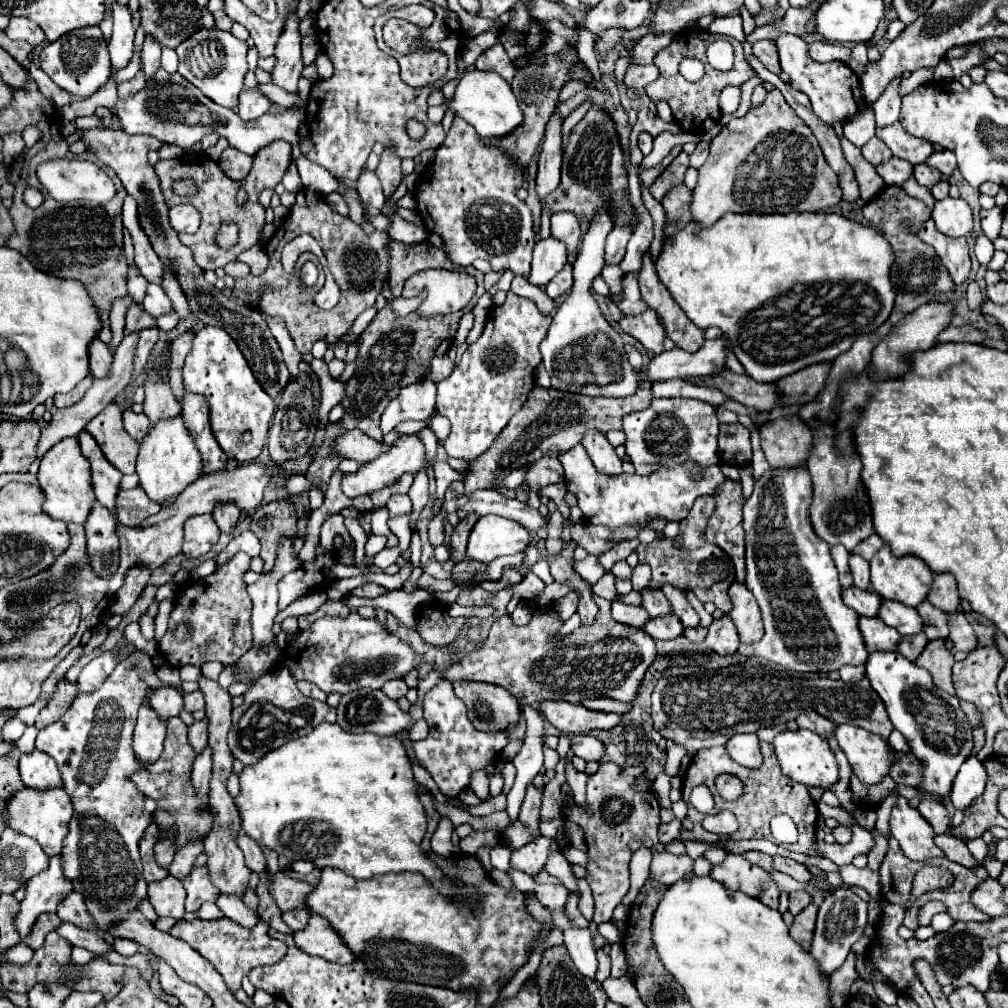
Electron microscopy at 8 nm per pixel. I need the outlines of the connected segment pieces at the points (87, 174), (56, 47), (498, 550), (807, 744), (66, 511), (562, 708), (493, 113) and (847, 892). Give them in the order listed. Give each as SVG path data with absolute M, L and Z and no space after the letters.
M54 159L38 165L38 179L46 187L46 191L60 203L70 203L78 199L88 199L96 203L106 203L114 197L114 183L96 163L84 159Z
M98 27L74 29L54 43L46 43L40 53L40 69L64 91L76 97L94 95L110 77L110 55Z
M486 515L480 517L468 539L468 557L488 565L500 555L516 555L532 545L530 533L518 521Z
M798 729L798 731L784 731L776 735L774 739L774 749L782 767L782 773L806 787L832 787L838 781L838 763L834 757L834 751L830 749L828 741L822 739L820 735Z
M66 437L62 441L58 441L44 457L42 457L42 463L40 463L40 471L38 471L38 481L40 481L40 487L46 495L46 501L44 501L44 511L52 517L52 519L58 519L58 521L64 521L64 523L78 523L78 525L84 525L92 507L94 507L94 501L96 501L96 495L92 491L92 477L90 477L90 461L82 455L80 451L80 443L76 437Z
M546 701L540 703L542 715L562 733L590 733L594 729L612 729L622 721L618 713L600 713L590 711L582 705L574 705L568 701Z
M470 71L466 73L456 89L454 99L448 105L454 115L466 119L480 137L484 139L502 139L506 135L510 135L516 127L522 125L522 111L518 107L518 101L512 93L512 87L500 79L500 75L496 75L494 71Z
M848 887L836 889L824 899L824 903L818 911L814 941L812 941L812 949L810 949L814 959L820 961L822 971L832 973L834 969L838 969L844 963L844 959L850 953L850 947L864 933L866 923L868 923L868 905L852 889L848 889Z

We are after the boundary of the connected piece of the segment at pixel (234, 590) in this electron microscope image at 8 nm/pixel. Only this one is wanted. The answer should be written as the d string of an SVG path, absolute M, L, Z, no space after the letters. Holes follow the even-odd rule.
M236 553L230 563L222 565L216 573L186 583L176 595L176 607L170 613L168 633L158 643L160 653L172 667L184 665L202 665L206 661L218 659L224 665L236 663L246 651L250 651L252 643L252 629L250 629L250 613L252 601L246 593L244 573L250 569L250 557L246 553ZM186 623L190 633L184 639L174 637L174 629Z

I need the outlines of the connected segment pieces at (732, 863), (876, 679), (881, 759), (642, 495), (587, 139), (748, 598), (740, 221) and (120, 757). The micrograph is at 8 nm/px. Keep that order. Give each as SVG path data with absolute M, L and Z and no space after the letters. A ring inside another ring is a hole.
M730 853L724 863L712 867L712 879L722 883L730 895L734 891L742 891L754 899L760 899L770 909L778 909L780 891L770 873L746 861L742 855Z
M872 653L866 663L866 677L884 701L892 725L906 737L910 753L922 763L922 783L916 787L920 796L912 797L909 805L916 808L926 793L940 799L950 797L956 773L960 765L970 757L974 747L974 727L970 727L966 715L962 713L960 701L954 695L934 687L930 673L900 653Z
M840 725L836 729L836 739L854 775L864 785L880 783L894 765L894 749L886 739L852 725Z
M578 443L568 453L558 457L564 465L566 473L566 487L570 493L578 497L578 507L584 513L584 519L594 525L606 525L606 527L650 527L654 519L668 519L670 521L682 521L688 511L692 509L696 497L702 495L714 495L718 487L726 481L726 475L720 471L718 465L712 465L704 471L702 481L692 481L690 473L694 473L694 467L690 461L678 465L678 467L660 467L652 475L618 475L608 477L596 471L596 467L590 463L590 457L586 455L586 449Z
M590 107L584 119L574 127L568 149L564 153L562 181L556 187L556 191L542 199L542 205L544 203L550 207L552 213L556 211L576 213L580 221L582 219L590 221L596 213L596 207L606 205L612 209L616 225L626 221L632 221L634 225L638 223L638 215L628 199L628 173L624 167L624 153L620 149L614 123L602 109Z
M732 583L728 589L728 595L732 599L734 609L730 611L730 617L738 629L742 643L756 643L762 639L762 617L758 611L758 603L754 603L754 595L746 591L746 585Z
M786 213L786 215L724 215L714 227L702 229L698 235L694 235L694 223L688 223L686 229L678 231L672 237L672 243L666 243L662 247L662 253L658 257L658 277L674 297L674 301L682 307L682 311L688 315L688 319L700 327L706 329L710 325L722 329L728 333L730 343L736 347L736 357L744 365L746 373L760 383L772 383L778 381L790 373L800 371L802 367L814 365L814 363L830 363L840 353L846 353L858 335L876 331L886 319L890 317L890 311L894 307L894 285L890 283L890 263L894 263L894 251L890 243L882 237L882 233L876 227L856 223L840 213ZM796 311L796 321L786 321Z
M142 651L132 653L126 661L116 665L112 675L104 681L104 685L98 691L76 697L70 709L56 723L44 727L36 737L36 749L50 755L58 763L58 769L64 779L64 789L74 805L68 835L60 851L62 871L66 879L74 883L74 891L78 891L84 897L86 909L94 919L96 927L106 933L114 923L126 919L128 911L138 909L138 903L142 899L146 899L146 881L142 879L138 841L146 827L152 823L152 813L144 811L144 795L130 781L132 773L136 773L142 767L142 761L134 755L132 749L132 733L136 713L148 689L148 685L140 677L144 671L152 671L150 655Z

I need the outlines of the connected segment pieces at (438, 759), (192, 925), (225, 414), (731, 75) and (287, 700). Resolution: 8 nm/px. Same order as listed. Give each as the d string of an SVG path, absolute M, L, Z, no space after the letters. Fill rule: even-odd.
M442 681L426 693L424 719L430 725L430 735L422 741L416 741L414 751L446 797L454 797L460 793L460 789L466 789L470 785L472 771L486 769L486 765L494 761L508 745L506 731L482 733L470 723L466 717L466 705L456 697L450 681Z
M194 919L194 921L178 921L174 925L174 929L170 931L170 935L184 939L204 959L208 959L216 967L216 971L224 977L228 989L234 993L236 989L240 989L242 977L248 975L254 967L274 965L286 955L286 945L272 939L268 935L268 929L270 929L268 923L264 923L262 919L252 929L242 929L242 925L238 925L230 919L216 919L216 921Z
M204 325L200 331L194 333L192 351L184 361L182 377L184 389L188 393L198 393L206 397L210 407L210 427L222 451L238 463L254 461L266 443L266 433L270 429L276 403L254 379L254 373L234 339L222 327ZM244 431L252 433L250 443L240 441L240 435Z
M694 27L692 29L684 29L682 35L674 43L670 43L666 49L662 49L654 57L654 65L660 69L660 77L646 87L646 95L650 97L650 101L666 101L672 107L672 113L674 113L678 125L682 125L682 129L688 131L688 133L704 133L706 129L716 125L718 123L718 97L720 97L720 91L726 85L742 85L742 83L746 83L748 79L752 79L756 75L750 65L740 63L740 61L746 61L742 44L735 38L722 36L722 38L724 37L734 46L734 63L728 73L720 73L720 71L716 71L714 67L708 65L708 61L706 61L708 41L694 39ZM684 57L696 57L696 59L700 59L704 63L704 77L700 81L688 83L680 75L678 65L682 63Z
M278 669L258 679L258 683L246 691L244 703L234 707L228 745L238 761L244 765L254 765L258 759L262 759L262 755L286 745L296 737L308 735L324 721L336 723L336 709L332 709L328 703L304 697L298 691L296 681L290 679L290 673L286 669Z

